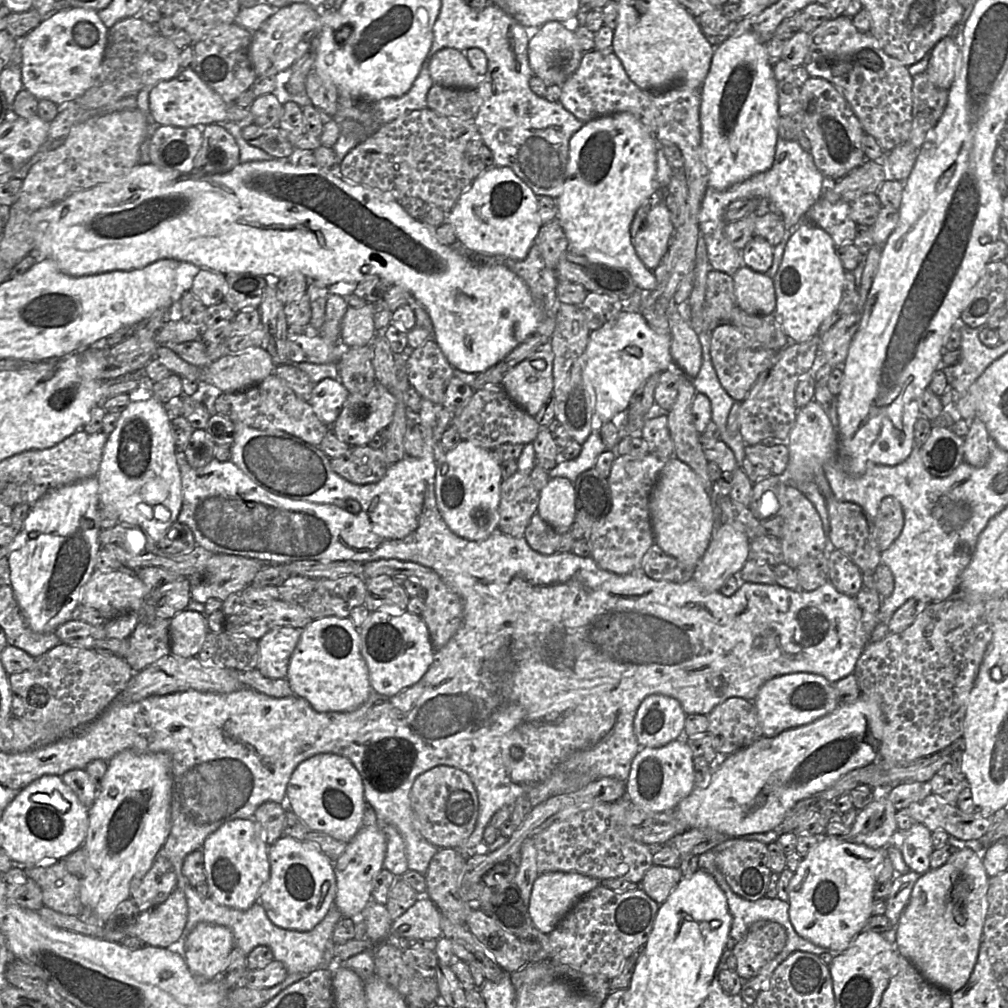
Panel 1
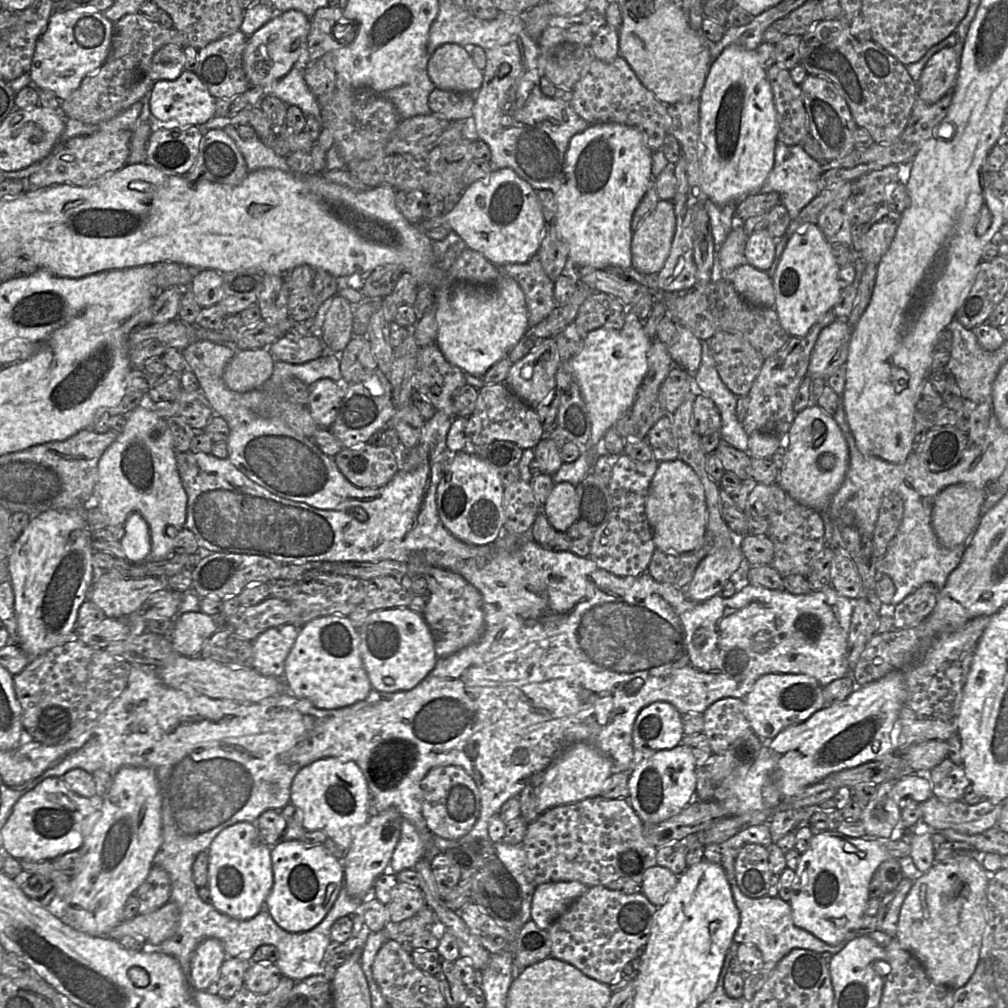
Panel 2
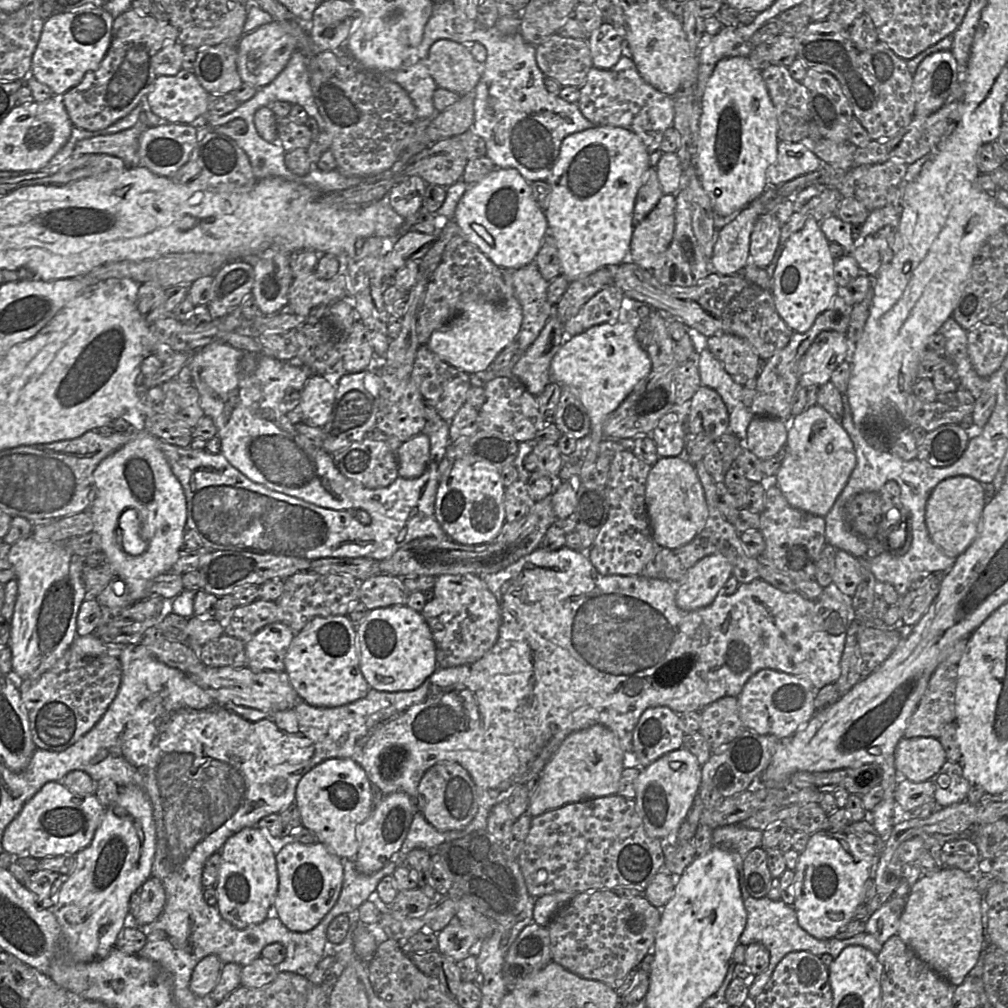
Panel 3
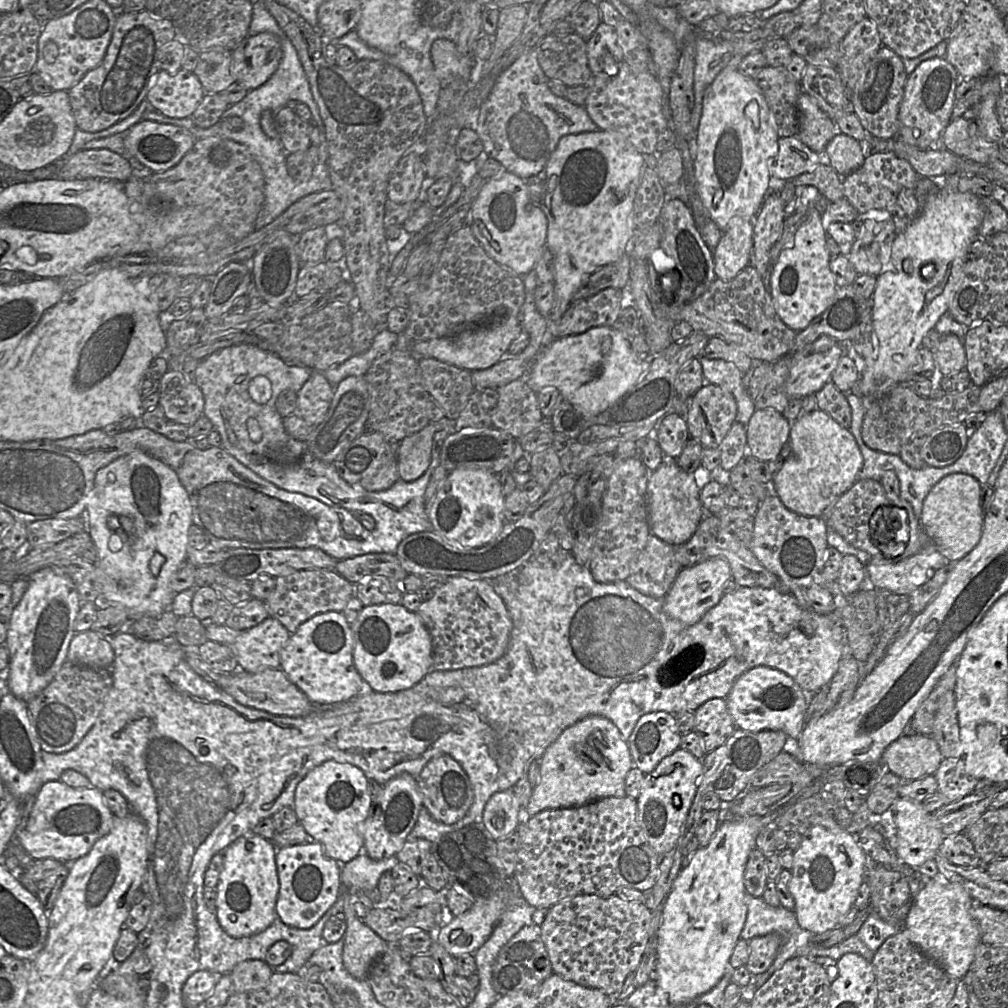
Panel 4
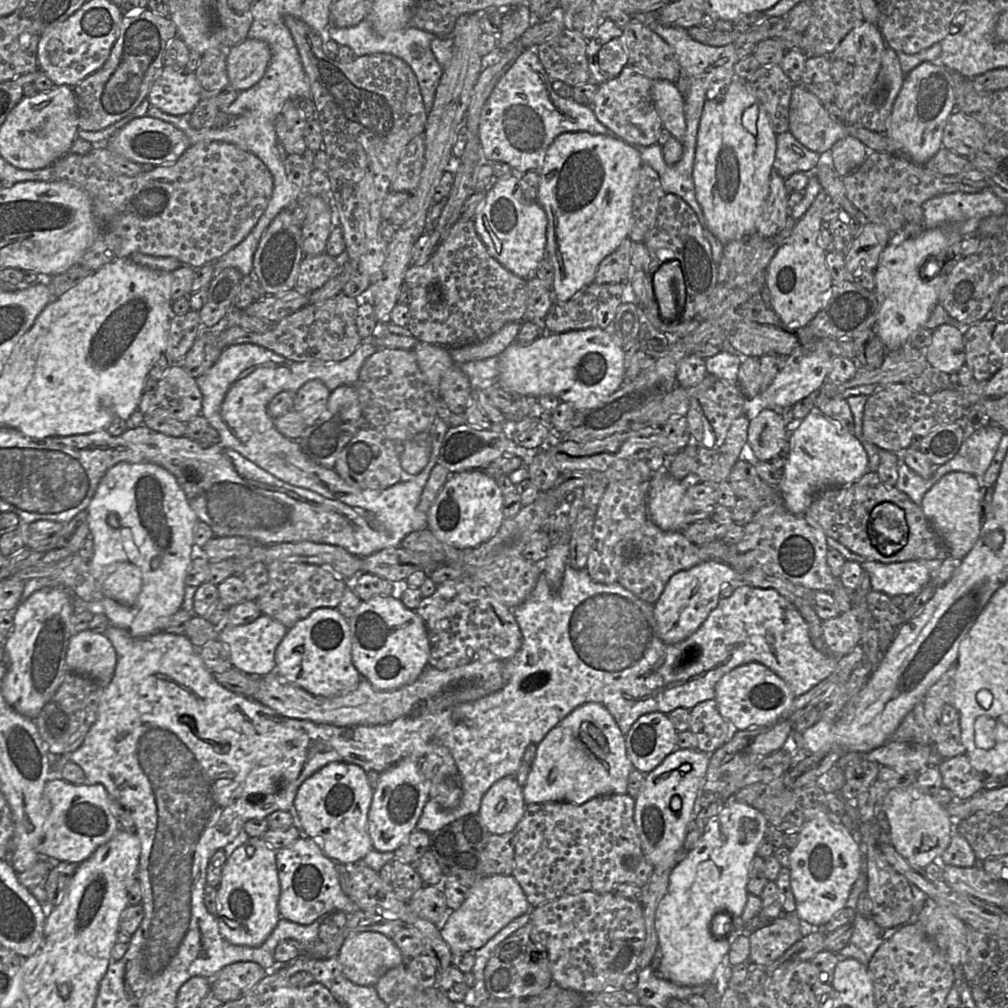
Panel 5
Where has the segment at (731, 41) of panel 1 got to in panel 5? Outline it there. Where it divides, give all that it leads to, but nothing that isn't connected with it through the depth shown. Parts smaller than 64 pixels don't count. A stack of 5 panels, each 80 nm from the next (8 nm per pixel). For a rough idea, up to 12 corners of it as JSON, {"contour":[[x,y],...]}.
{"contour":[[735,77],[705,101],[696,198],[723,245],[756,231],[776,134]]}

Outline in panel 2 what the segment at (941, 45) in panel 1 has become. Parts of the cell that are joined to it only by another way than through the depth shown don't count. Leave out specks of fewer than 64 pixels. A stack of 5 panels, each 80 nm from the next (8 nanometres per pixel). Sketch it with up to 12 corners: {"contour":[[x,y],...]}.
{"contour":[[945,47],[926,63],[917,96],[934,104],[951,93],[959,55]]}

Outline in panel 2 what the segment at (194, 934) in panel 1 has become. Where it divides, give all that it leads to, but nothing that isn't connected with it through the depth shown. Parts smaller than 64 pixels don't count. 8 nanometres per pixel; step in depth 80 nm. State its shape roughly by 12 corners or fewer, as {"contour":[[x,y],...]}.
{"contour":[[216,938],[203,940],[191,960],[191,986],[208,991],[227,958]]}

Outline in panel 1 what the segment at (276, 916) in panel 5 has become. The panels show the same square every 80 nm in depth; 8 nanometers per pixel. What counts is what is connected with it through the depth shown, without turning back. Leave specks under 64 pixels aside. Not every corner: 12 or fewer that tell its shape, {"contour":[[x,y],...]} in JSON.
{"contour":[[235,819],[202,846],[217,903],[247,910],[270,878],[254,819]]}

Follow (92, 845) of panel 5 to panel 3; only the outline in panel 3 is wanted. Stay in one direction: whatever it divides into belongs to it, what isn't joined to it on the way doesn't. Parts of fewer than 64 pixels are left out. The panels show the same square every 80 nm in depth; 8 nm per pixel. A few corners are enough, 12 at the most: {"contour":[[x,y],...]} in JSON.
{"contour":[[47,782],[6,827],[3,852],[76,855],[105,812]]}

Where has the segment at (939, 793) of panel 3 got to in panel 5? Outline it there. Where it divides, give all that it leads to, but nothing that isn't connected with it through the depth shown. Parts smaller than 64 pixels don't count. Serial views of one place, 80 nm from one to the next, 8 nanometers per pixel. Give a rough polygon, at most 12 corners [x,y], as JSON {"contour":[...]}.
{"contour":[[965,754],[937,765],[954,800],[983,789],[985,774]]}

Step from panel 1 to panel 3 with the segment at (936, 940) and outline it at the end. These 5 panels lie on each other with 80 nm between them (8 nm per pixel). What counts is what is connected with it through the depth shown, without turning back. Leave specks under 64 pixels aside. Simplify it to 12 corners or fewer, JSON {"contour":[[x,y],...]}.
{"contour":[[973,874],[910,887],[897,935],[957,987],[986,946]]}

